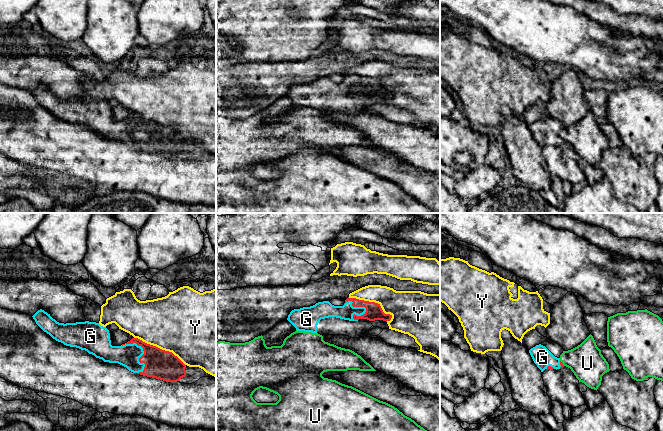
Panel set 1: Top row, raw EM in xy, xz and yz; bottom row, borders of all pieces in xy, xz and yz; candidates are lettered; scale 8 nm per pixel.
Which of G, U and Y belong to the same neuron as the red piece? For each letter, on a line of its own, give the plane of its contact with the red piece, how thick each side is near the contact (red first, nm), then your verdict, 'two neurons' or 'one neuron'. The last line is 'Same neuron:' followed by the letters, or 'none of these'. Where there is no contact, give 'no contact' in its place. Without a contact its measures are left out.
G: xy | 240/180 nm | one neuron
U: yz | 20/280 nm | two neurons
Y: xz | 130/240 nm | two neurons
Same neuron: G

